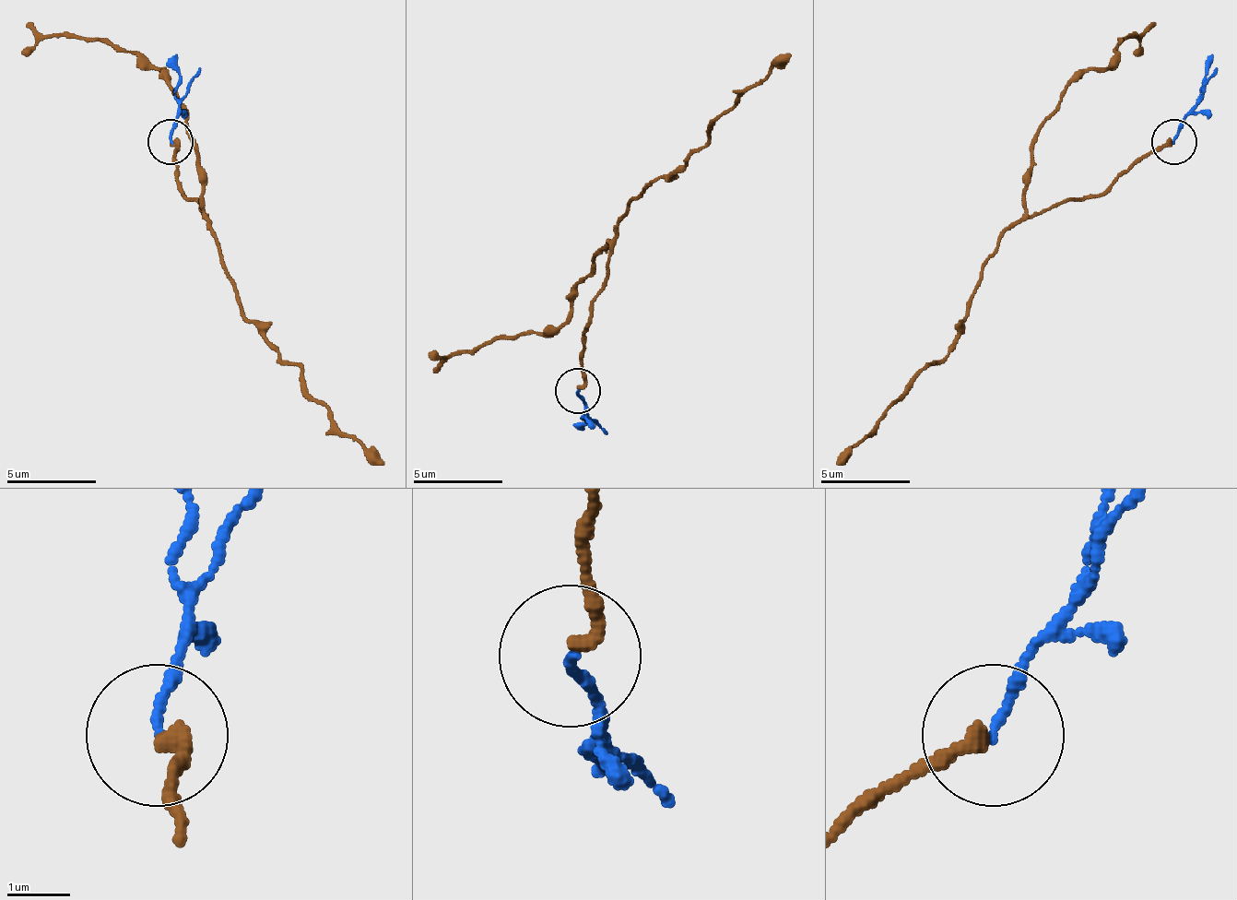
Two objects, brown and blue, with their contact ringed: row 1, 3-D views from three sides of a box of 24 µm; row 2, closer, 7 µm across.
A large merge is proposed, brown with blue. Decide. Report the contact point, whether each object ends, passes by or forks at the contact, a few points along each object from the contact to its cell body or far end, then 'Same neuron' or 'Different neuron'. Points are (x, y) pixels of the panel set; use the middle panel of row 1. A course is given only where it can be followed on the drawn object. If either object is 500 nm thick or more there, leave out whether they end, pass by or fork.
Place: (577, 391). At the ring brown ends. At the ring blue ends. Course of brown: (578, 389), (583, 326), (610, 263), (614, 227), (646, 186), (668, 178), (709, 142), (709, 128), (790, 52). Course of blue: (578, 389), (587, 412), (578, 430). Same neuron

